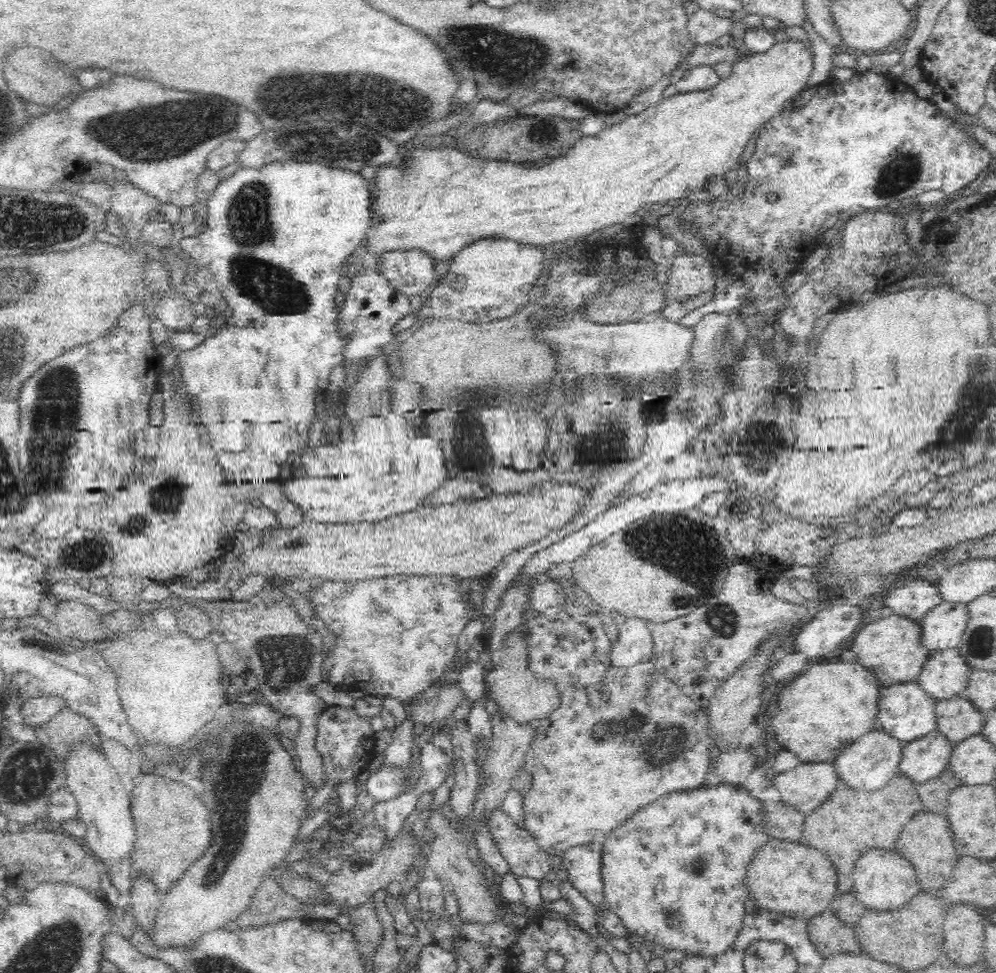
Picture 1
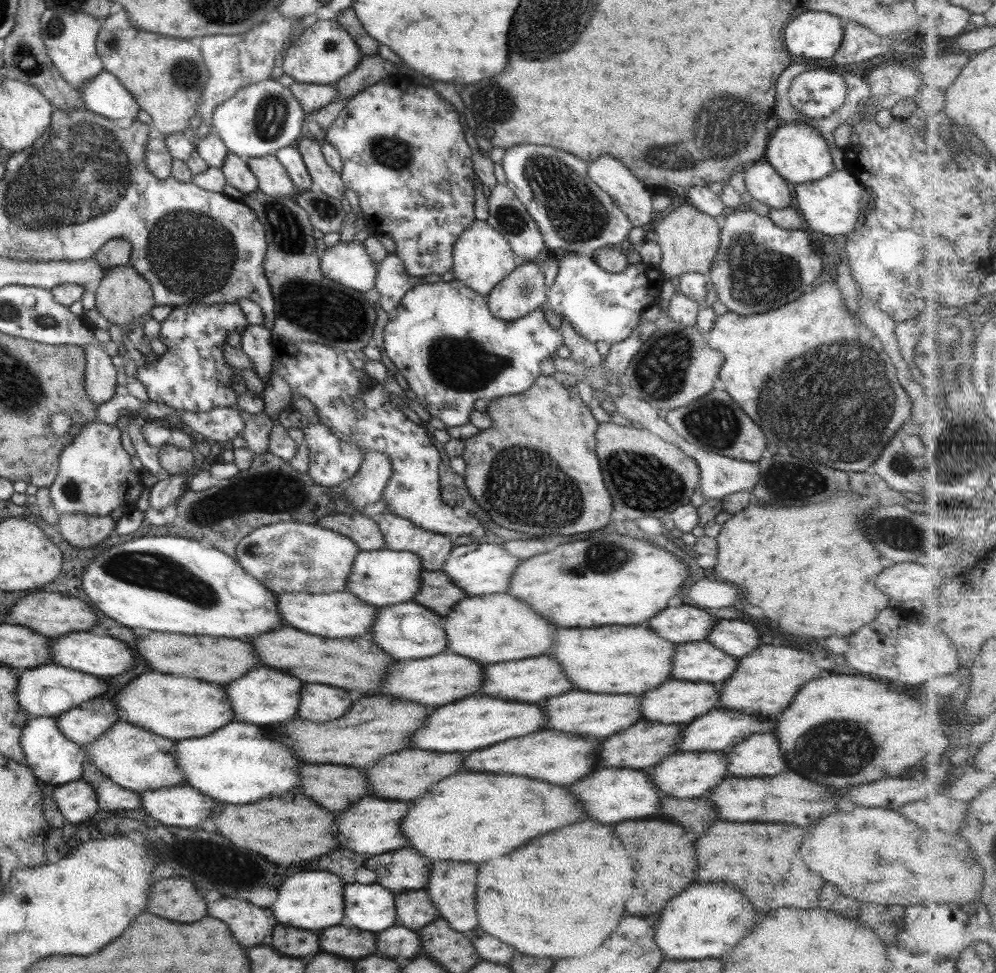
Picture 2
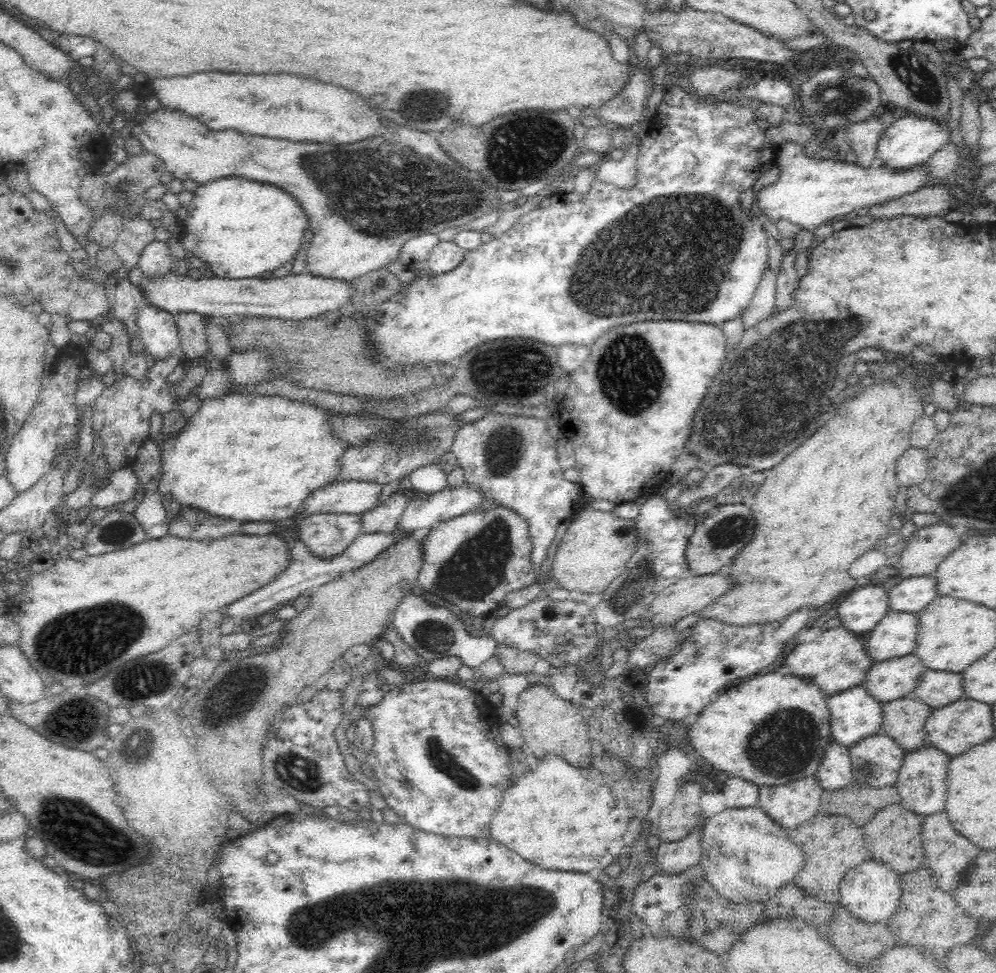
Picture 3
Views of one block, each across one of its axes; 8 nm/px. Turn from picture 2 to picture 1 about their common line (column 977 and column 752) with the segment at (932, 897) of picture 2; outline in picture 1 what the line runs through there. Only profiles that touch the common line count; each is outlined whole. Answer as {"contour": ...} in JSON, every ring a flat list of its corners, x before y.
{"contour":[[772,838,754,852,750,864,746,866,744,884,749,896,760,908,806,919,828,908,836,888,836,872,832,868,832,862,820,850,798,842]]}

